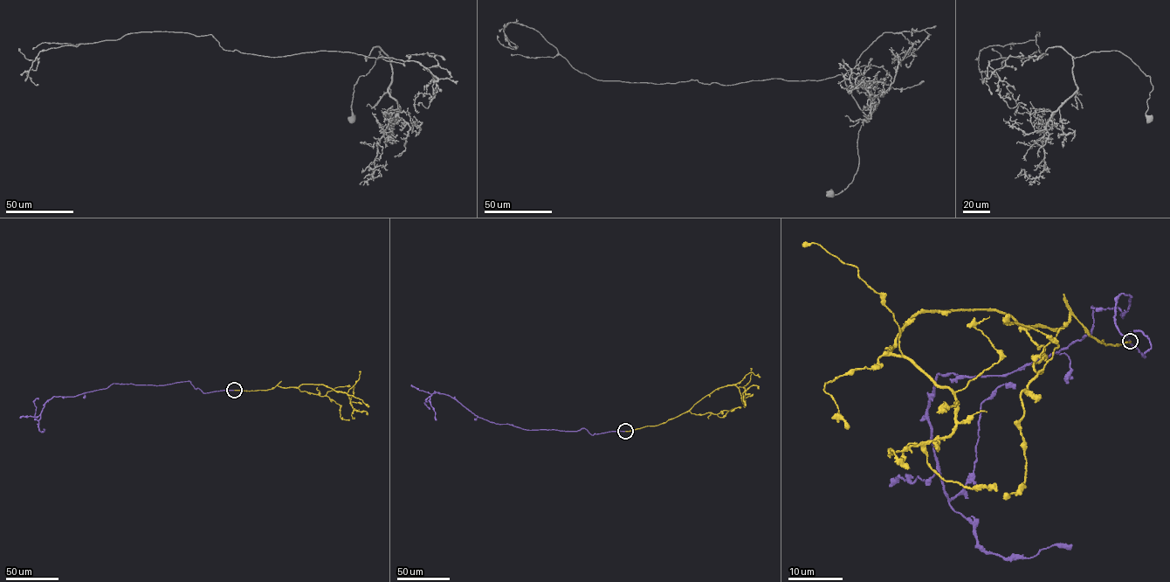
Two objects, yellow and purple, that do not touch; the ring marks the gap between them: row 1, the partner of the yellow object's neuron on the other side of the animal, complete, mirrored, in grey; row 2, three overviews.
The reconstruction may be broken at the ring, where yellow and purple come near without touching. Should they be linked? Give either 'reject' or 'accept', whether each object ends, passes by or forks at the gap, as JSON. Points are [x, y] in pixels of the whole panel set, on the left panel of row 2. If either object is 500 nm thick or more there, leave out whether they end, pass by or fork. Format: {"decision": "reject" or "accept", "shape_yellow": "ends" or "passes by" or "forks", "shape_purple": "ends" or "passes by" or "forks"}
{"decision": "accept", "shape_yellow": "ends", "shape_purple": "ends"}

